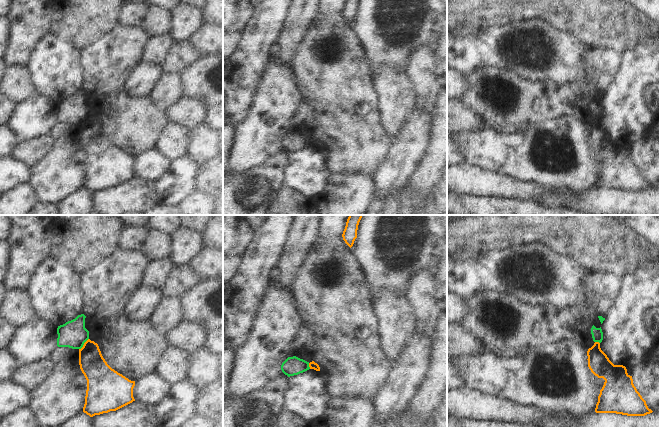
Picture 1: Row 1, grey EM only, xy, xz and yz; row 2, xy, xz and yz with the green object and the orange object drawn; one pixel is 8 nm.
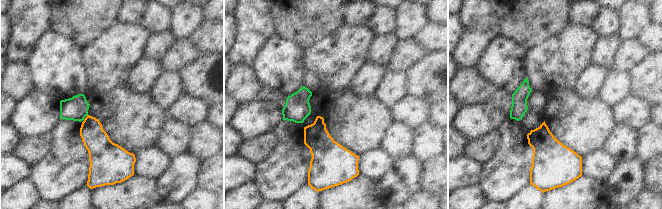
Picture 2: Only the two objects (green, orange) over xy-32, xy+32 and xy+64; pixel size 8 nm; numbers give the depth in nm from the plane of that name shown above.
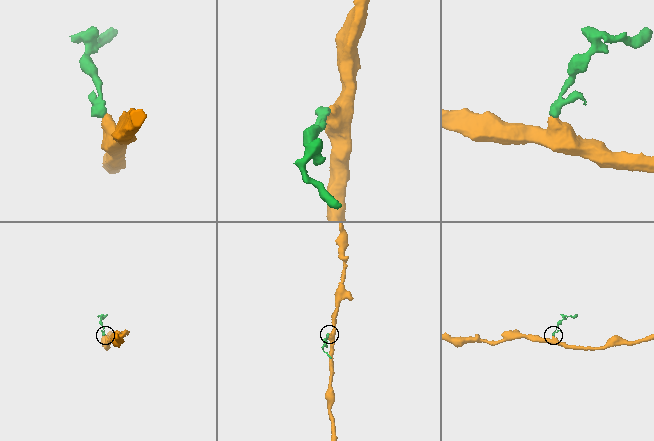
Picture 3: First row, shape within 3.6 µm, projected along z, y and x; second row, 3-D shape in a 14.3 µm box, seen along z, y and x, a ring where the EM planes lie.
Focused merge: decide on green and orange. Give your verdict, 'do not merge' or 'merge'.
do not merge

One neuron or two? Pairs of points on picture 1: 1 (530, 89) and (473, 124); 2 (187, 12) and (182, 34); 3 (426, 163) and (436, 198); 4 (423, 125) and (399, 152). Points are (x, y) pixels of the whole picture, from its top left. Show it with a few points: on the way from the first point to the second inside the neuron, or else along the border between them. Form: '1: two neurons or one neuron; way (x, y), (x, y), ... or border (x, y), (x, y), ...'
1: two neurons; border (464, 104), (478, 115), (487, 127)
2: one neuron; way (185, 17), (182, 29)
3: two neurons; border (436, 182), (425, 204)
4: one neuron; way (416, 132), (406, 145)

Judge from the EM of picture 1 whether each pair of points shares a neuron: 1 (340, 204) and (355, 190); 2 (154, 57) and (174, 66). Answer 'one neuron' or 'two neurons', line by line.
1: one neuron
2: two neurons

